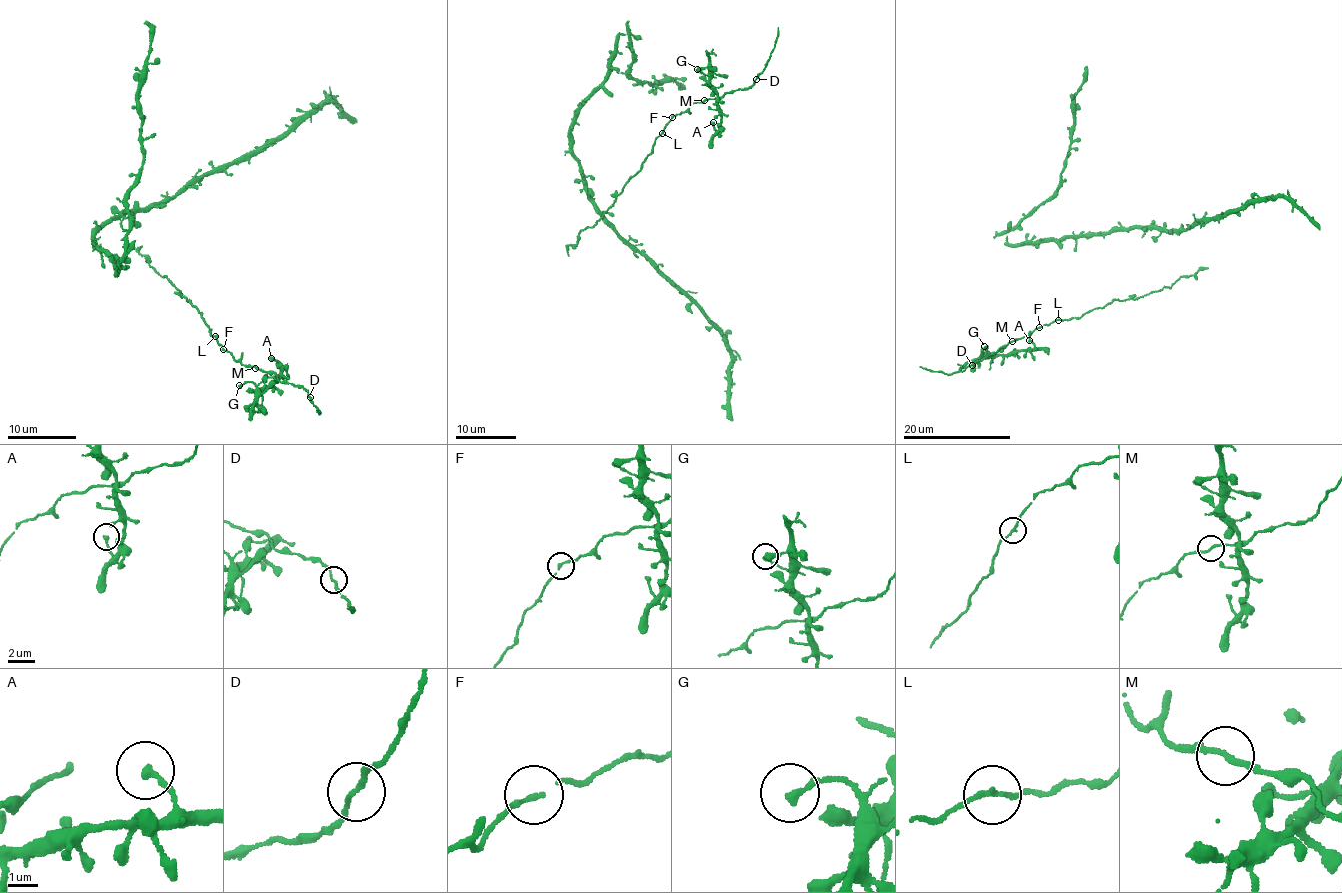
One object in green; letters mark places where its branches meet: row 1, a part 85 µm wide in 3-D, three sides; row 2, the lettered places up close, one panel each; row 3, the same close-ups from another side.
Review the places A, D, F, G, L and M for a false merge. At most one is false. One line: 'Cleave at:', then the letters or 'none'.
Cleave at: none

